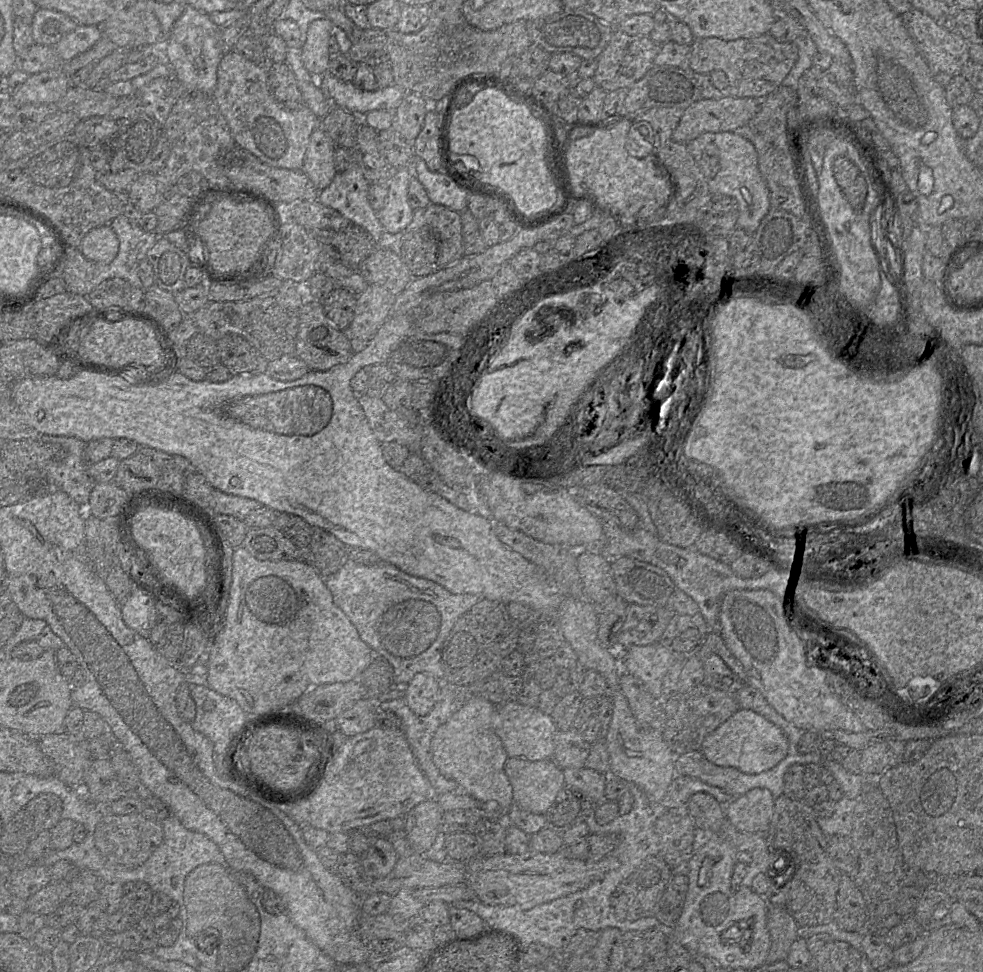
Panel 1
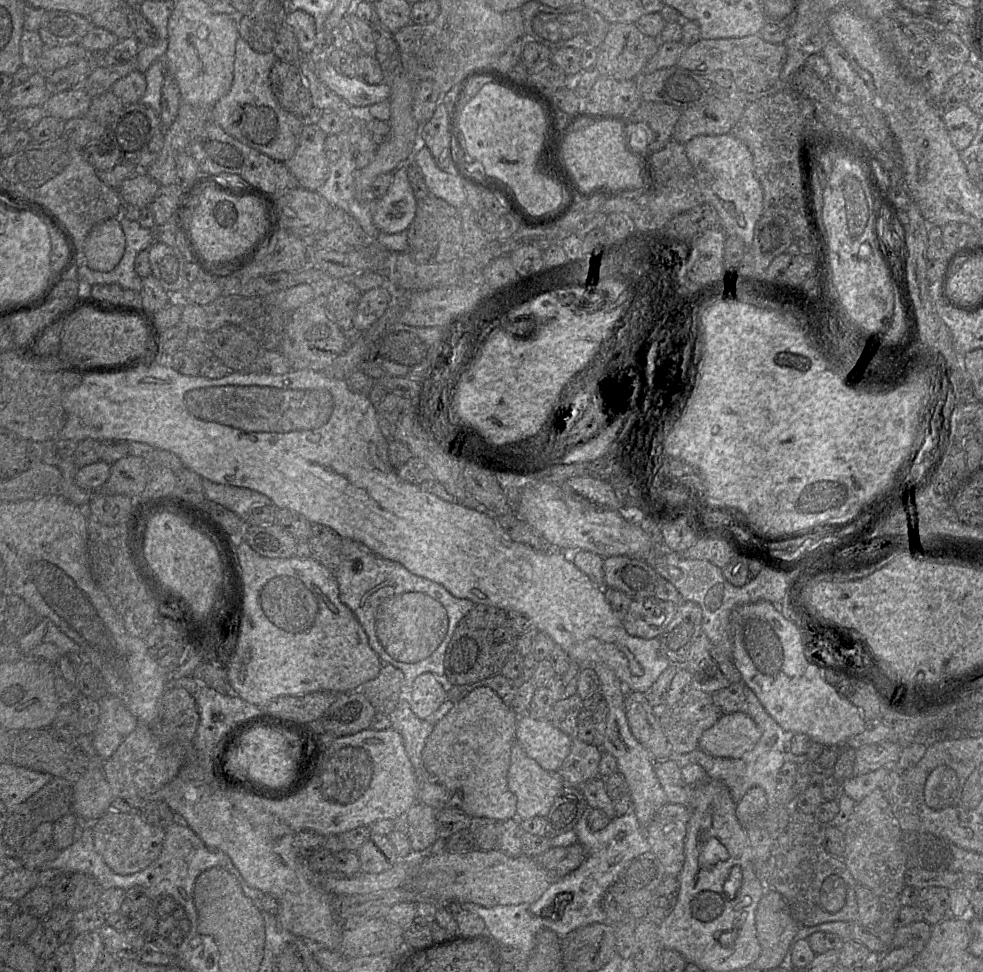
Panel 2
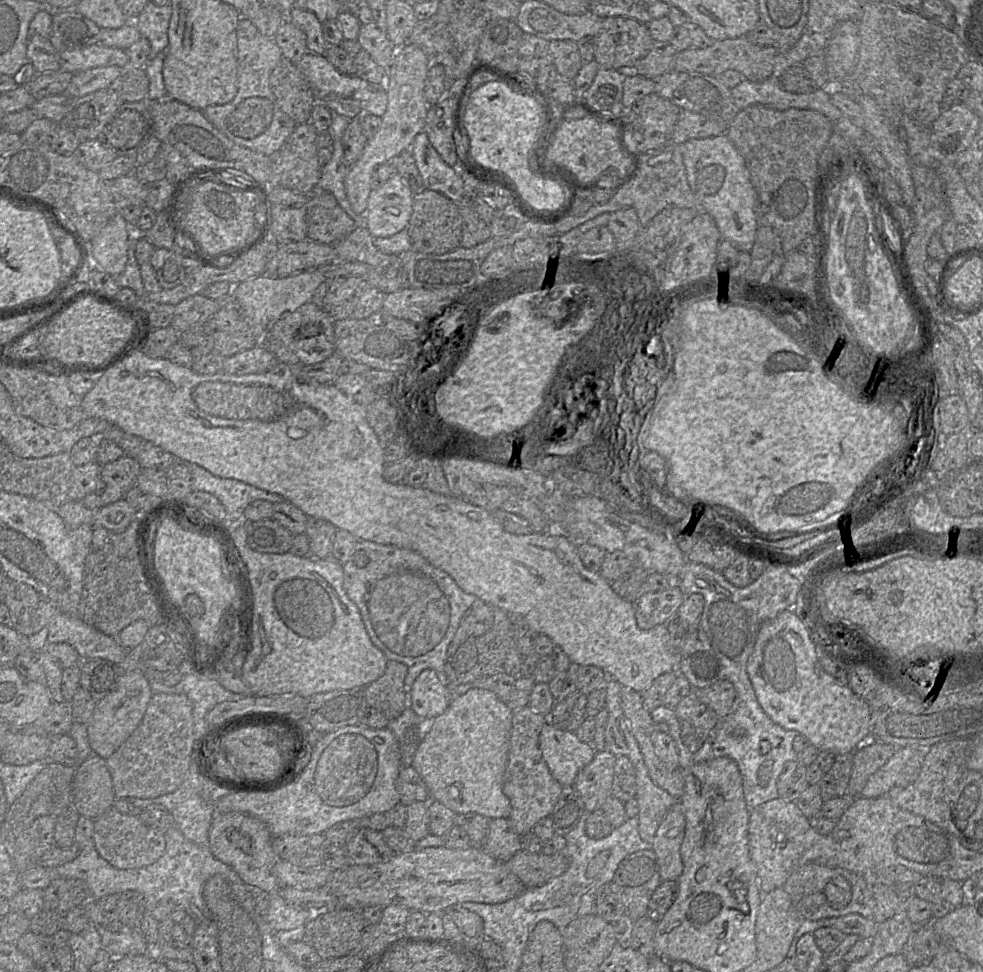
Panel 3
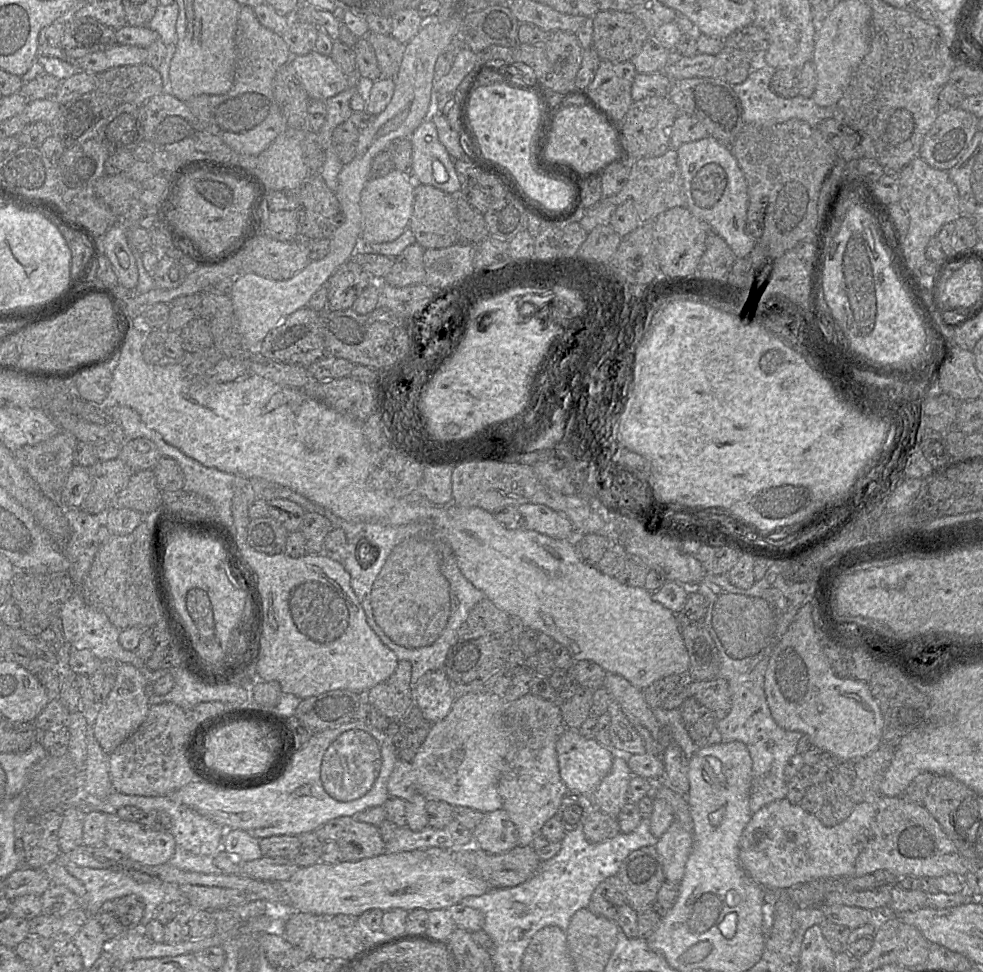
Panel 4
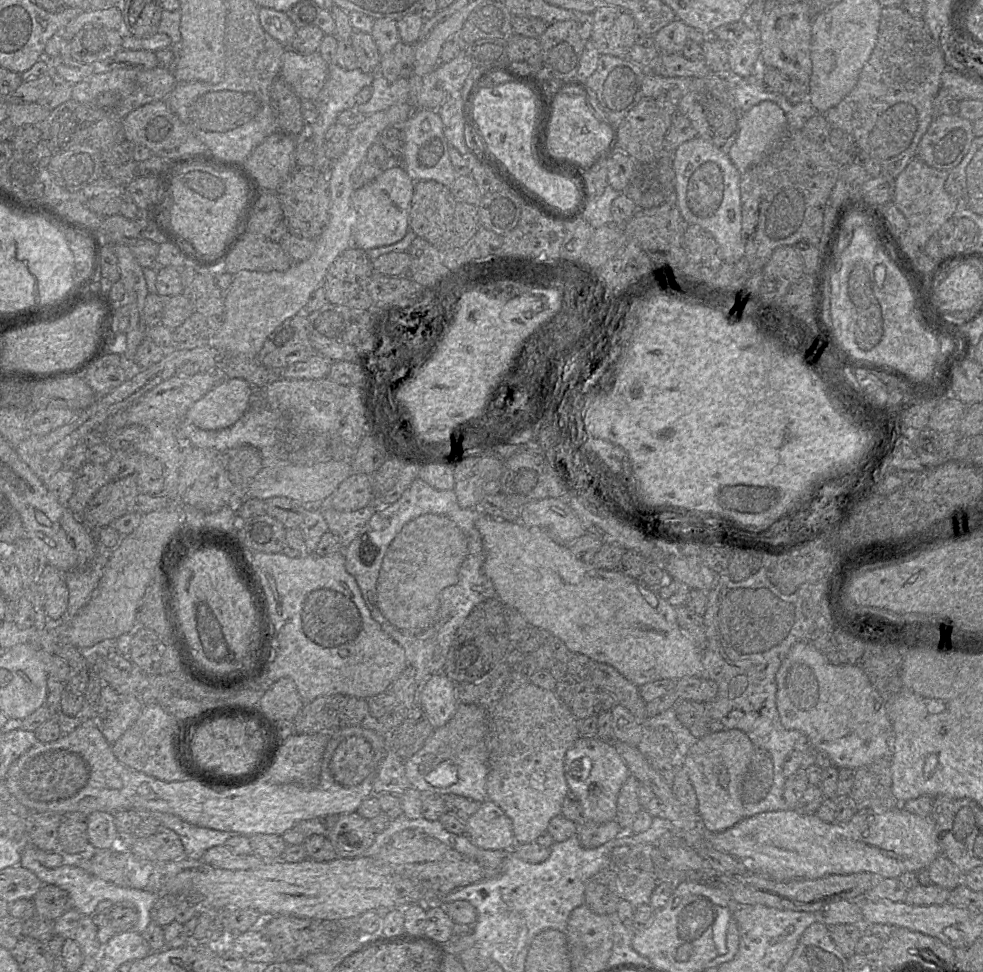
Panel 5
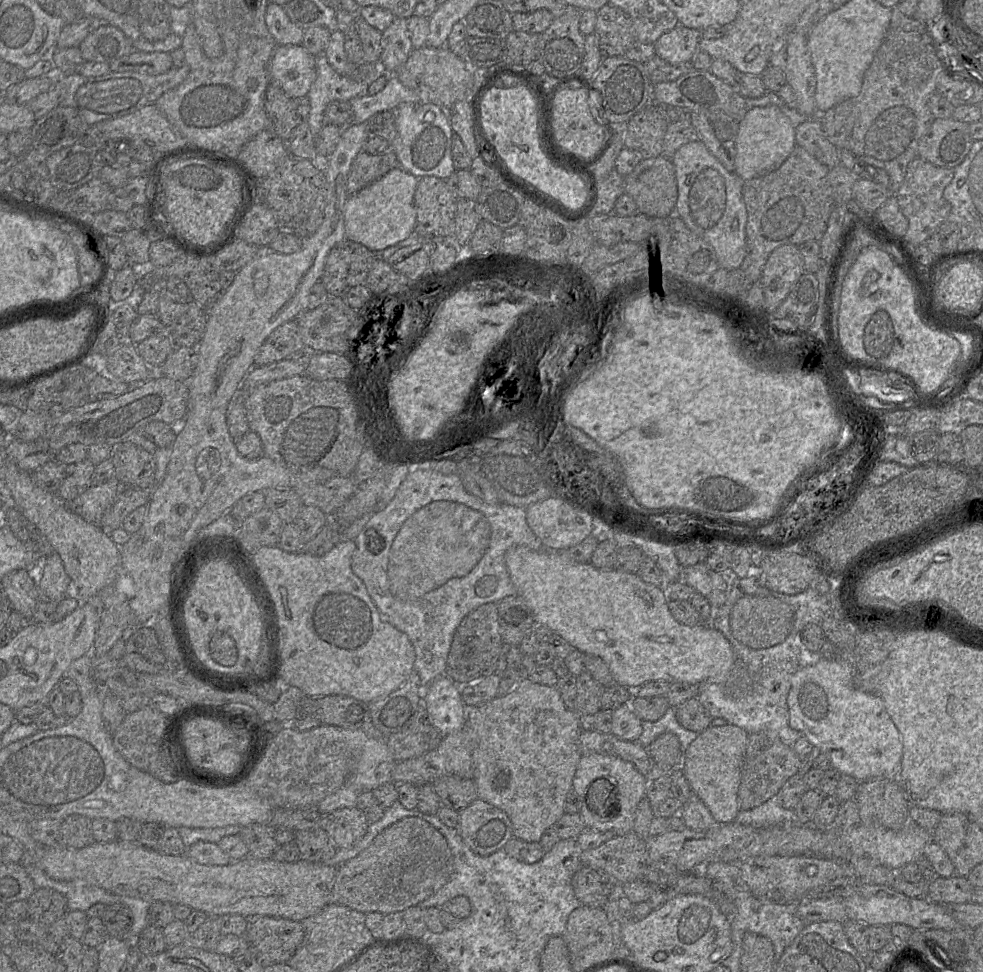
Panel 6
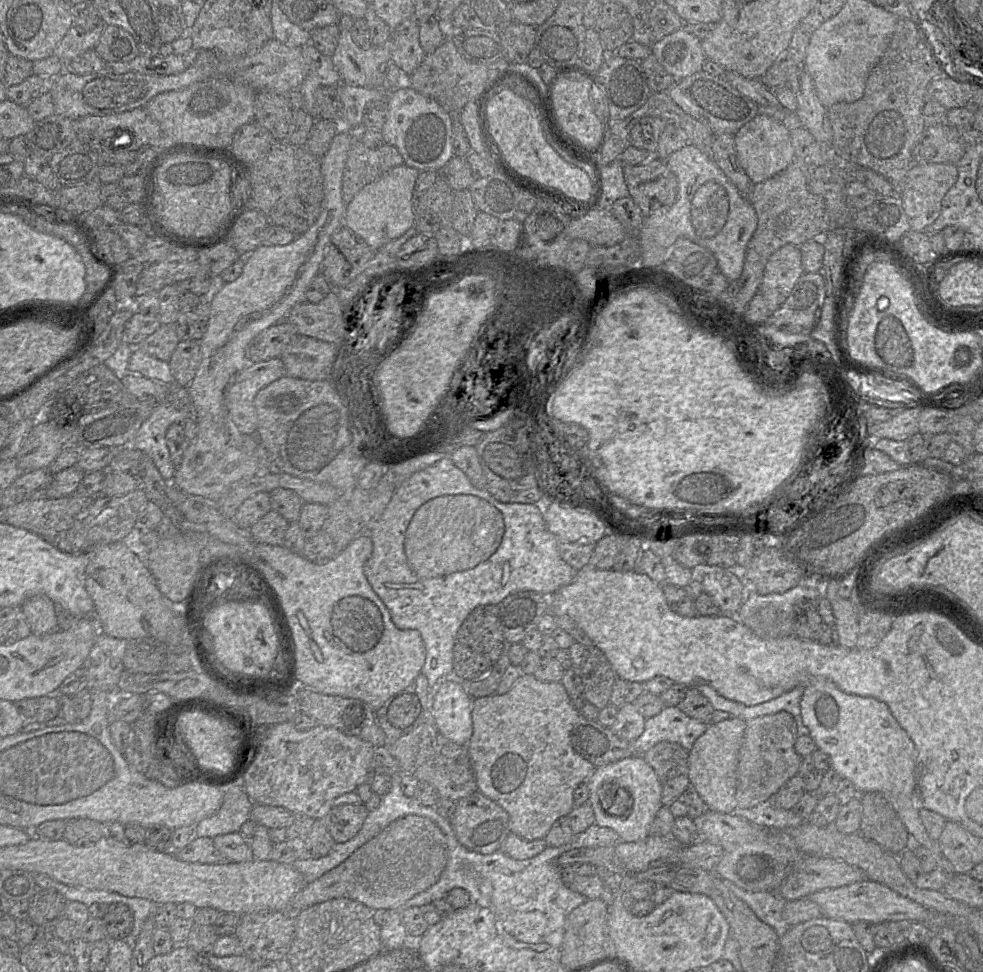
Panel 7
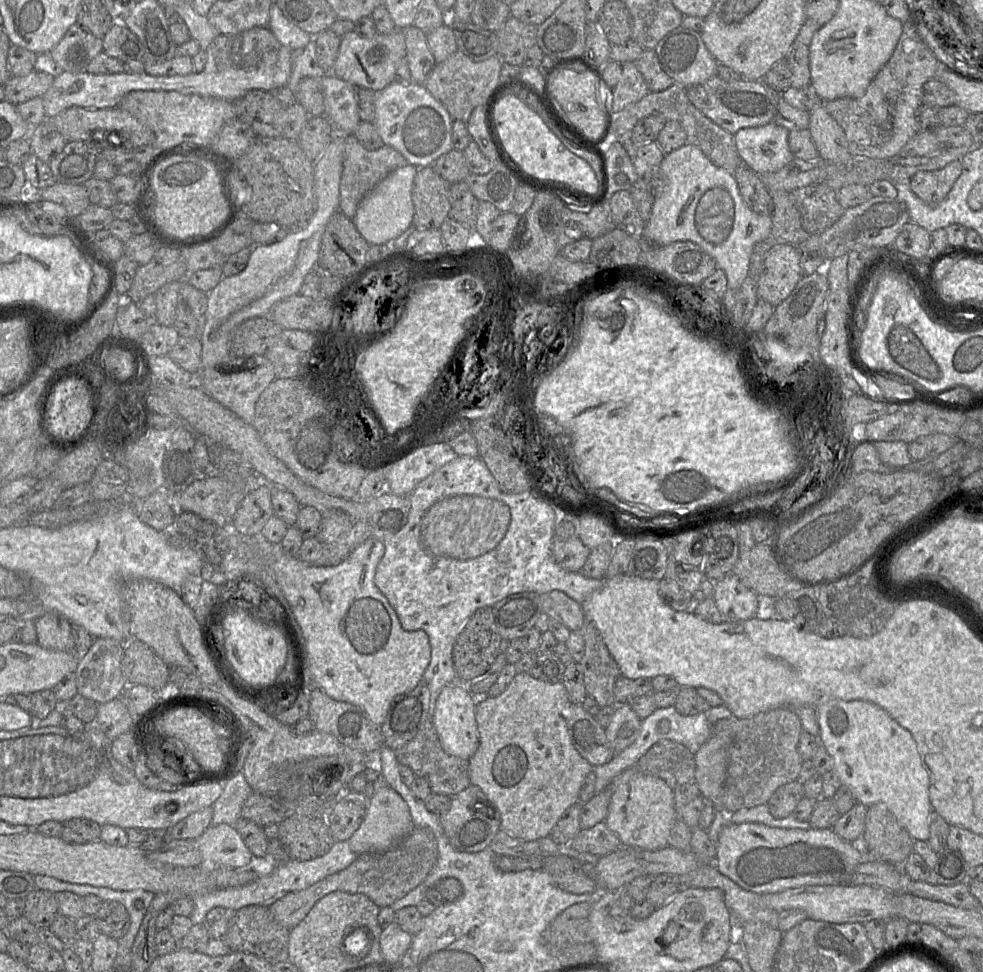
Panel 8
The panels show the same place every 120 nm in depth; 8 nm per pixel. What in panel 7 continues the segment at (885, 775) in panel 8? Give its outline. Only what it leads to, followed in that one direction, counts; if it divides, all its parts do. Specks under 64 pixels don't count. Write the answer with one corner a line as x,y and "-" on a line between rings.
819,679
805,685
801,715
817,748
830,756
831,768
841,778
850,780
858,795
873,791
884,793
892,801
912,844
937,853
937,841
928,835
915,798
917,749
888,705
873,697
845,693
833,682

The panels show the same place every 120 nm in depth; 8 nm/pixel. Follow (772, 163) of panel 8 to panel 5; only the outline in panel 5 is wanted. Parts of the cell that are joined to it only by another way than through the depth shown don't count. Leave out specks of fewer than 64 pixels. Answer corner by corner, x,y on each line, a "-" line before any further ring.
763,101
742,113
739,134
731,146
728,156
740,173
760,163
788,132
785,113
775,103

